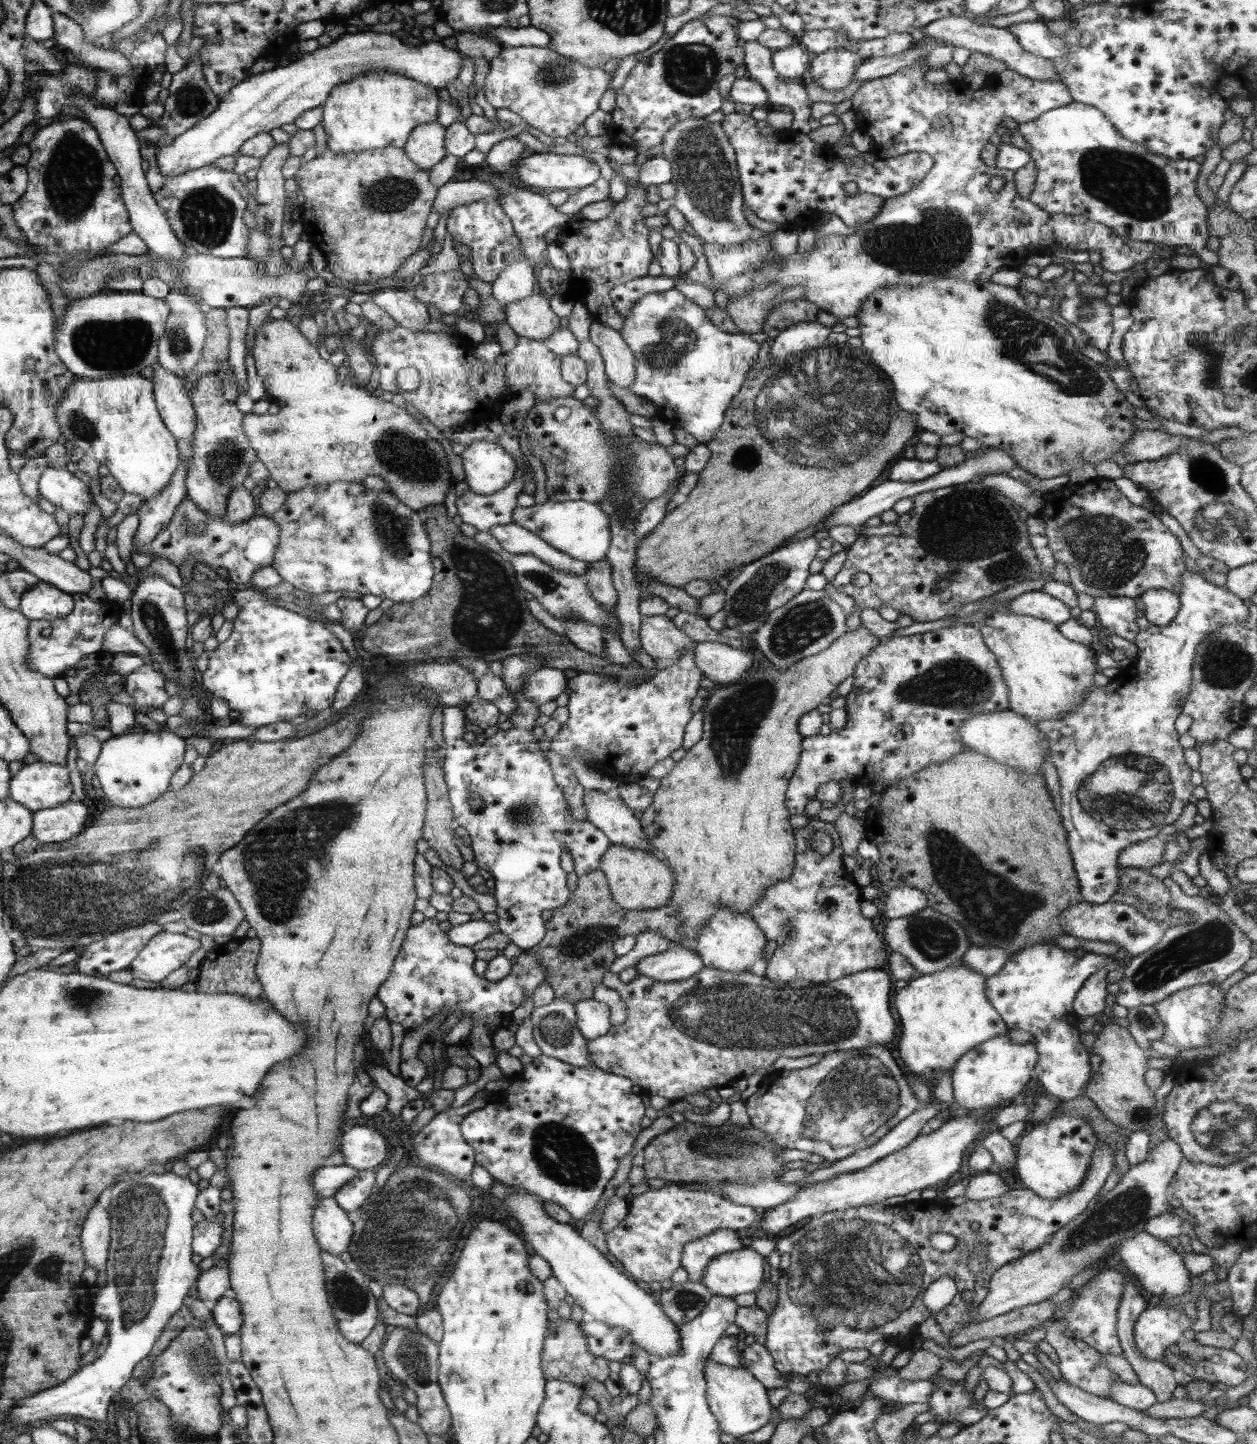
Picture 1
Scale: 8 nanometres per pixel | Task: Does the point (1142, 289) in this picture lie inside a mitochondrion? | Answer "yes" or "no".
no

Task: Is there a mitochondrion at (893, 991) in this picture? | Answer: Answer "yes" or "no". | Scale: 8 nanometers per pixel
no

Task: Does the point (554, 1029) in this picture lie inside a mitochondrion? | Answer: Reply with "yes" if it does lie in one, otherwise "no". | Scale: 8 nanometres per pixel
yes

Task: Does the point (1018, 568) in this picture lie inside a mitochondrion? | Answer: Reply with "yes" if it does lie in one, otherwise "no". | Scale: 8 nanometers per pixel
yes

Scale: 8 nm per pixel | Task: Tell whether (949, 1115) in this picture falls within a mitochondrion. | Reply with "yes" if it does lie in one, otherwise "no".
no

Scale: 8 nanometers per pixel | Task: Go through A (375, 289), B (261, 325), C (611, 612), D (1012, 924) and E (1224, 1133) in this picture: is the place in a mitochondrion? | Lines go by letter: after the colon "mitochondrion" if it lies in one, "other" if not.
A: other
B: other
C: other
D: mitochondrion
E: mitochondrion

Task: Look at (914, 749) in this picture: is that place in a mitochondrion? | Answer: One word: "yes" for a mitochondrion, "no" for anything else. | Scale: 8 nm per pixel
yes

